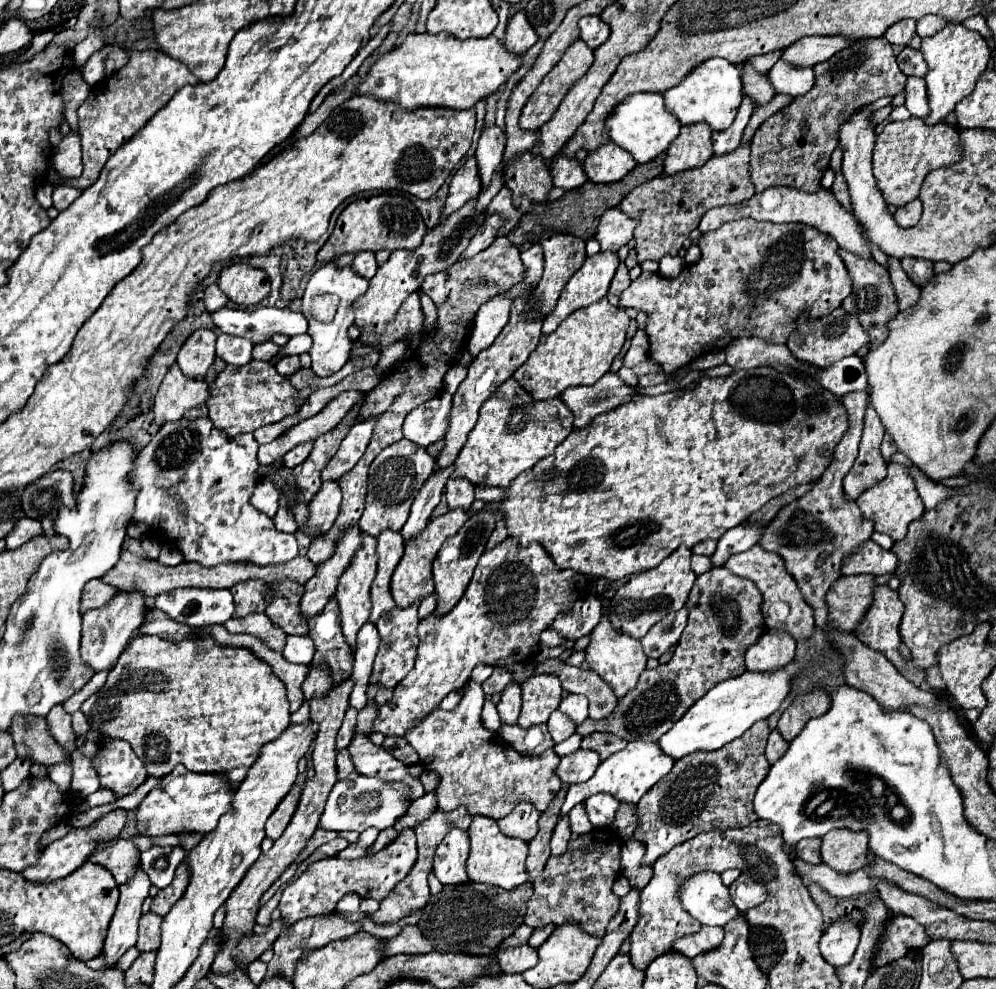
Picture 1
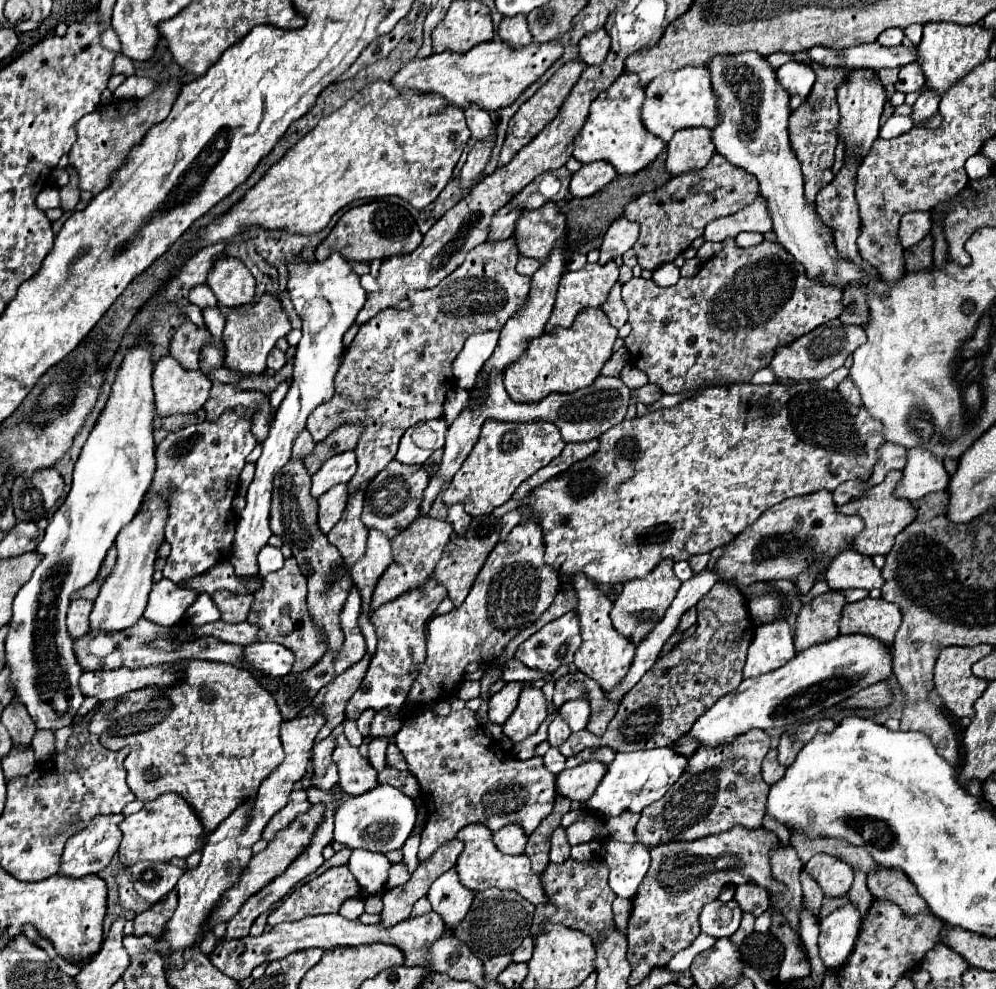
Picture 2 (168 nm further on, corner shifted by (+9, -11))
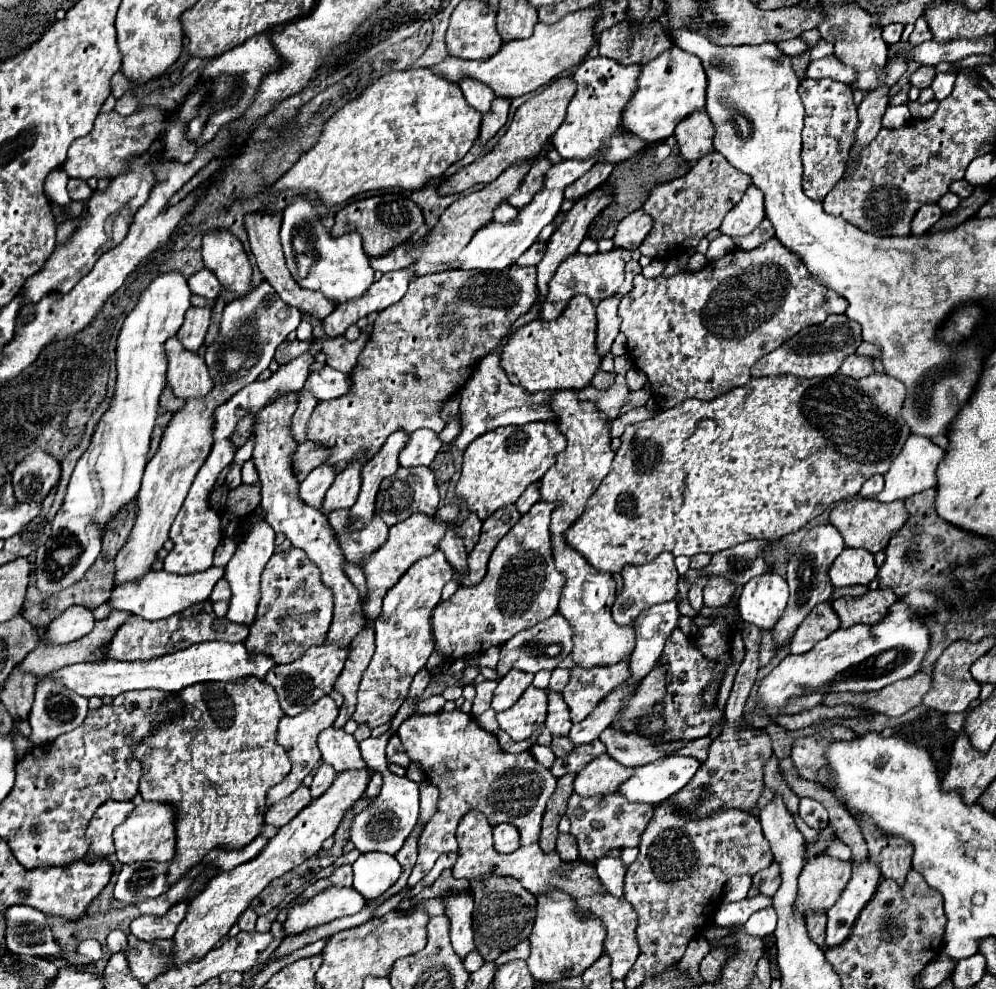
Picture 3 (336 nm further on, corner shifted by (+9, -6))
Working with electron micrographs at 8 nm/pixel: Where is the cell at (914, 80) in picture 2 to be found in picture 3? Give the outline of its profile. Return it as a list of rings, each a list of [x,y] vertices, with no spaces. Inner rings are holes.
[[[921,66],[917,72],[911,74],[909,82],[911,82],[915,88],[921,88],[921,90],[923,90],[923,88],[929,88],[929,86],[931,86],[933,78],[935,78],[935,68],[933,68],[933,66]]]

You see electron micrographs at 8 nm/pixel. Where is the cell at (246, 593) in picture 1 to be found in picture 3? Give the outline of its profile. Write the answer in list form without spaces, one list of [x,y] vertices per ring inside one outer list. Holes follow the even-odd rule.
[[[221,578],[217,584],[215,584],[215,588],[213,588],[213,592],[211,592],[211,602],[217,602],[217,600],[225,600],[225,602],[229,602],[231,600],[231,588],[229,588],[229,584],[225,582],[225,578]]]

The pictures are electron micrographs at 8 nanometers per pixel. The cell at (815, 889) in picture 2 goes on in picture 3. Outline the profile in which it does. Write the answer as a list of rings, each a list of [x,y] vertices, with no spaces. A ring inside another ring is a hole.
[[[809,914],[805,924],[807,924],[807,930],[809,930],[809,938],[817,944],[817,946],[825,946],[825,914]]]

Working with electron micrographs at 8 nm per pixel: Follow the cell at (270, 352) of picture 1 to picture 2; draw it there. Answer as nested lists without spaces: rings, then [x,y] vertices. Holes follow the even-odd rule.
[[[273,349],[273,351],[269,353],[269,357],[267,357],[267,367],[279,371],[283,365],[285,365],[285,353],[279,351],[279,349]]]

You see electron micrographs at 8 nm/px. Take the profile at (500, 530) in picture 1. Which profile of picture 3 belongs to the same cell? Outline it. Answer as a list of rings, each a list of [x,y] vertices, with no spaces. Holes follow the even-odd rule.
[[[535,482],[533,486],[529,486],[529,490],[525,490],[525,494],[517,500],[517,508],[521,510],[521,514],[527,514],[531,510],[531,506],[535,502],[539,502],[541,492],[539,492],[539,482]]]

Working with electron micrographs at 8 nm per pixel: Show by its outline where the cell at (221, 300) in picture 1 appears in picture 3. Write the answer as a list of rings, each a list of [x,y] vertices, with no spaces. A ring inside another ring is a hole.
[[[207,268],[199,270],[197,274],[193,274],[189,278],[189,288],[191,288],[193,294],[205,296],[207,300],[215,300],[219,296],[219,292],[221,292],[221,284],[219,284],[217,276]]]

